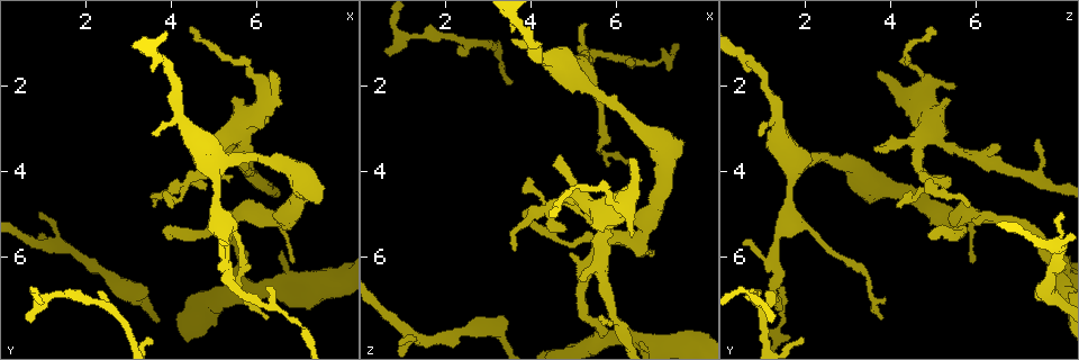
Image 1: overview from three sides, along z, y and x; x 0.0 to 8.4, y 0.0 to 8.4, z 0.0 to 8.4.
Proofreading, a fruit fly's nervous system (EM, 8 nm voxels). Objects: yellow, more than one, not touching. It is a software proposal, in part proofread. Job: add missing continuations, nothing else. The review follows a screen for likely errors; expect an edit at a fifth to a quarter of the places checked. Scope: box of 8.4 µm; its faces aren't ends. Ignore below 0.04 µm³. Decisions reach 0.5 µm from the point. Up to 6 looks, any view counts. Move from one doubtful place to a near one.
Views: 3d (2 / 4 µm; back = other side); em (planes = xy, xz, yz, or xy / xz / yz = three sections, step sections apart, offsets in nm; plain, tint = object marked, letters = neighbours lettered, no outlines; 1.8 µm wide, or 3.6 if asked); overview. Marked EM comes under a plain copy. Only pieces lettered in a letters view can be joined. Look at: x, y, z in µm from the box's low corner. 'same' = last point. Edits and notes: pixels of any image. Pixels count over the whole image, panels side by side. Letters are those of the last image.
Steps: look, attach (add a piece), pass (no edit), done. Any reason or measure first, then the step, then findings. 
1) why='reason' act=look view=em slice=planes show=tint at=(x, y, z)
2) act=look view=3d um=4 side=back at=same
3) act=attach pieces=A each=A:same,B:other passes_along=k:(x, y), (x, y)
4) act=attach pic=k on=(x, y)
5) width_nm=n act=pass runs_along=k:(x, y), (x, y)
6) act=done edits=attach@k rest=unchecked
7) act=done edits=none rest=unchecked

why='sharp bend' act=look view=em um=3.6 slice=xy step=4 show=tint at=(6.55, 5.20, 5.35)

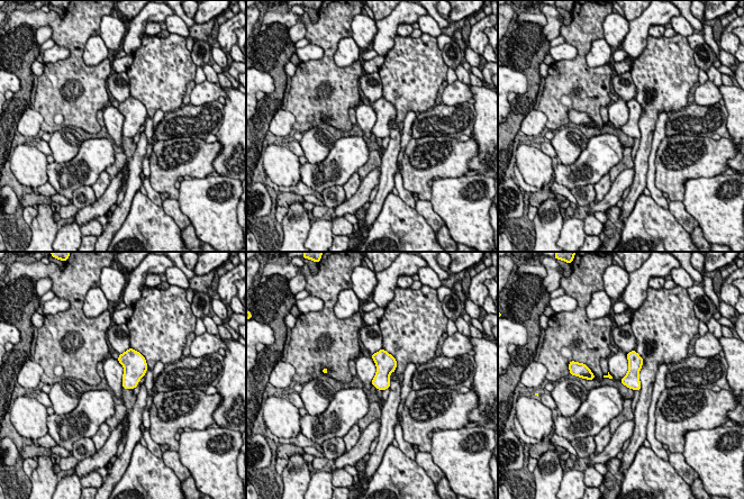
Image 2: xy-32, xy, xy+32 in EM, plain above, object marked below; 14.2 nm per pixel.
act=look view=em um=3.6 slice=planes show=letters at=same

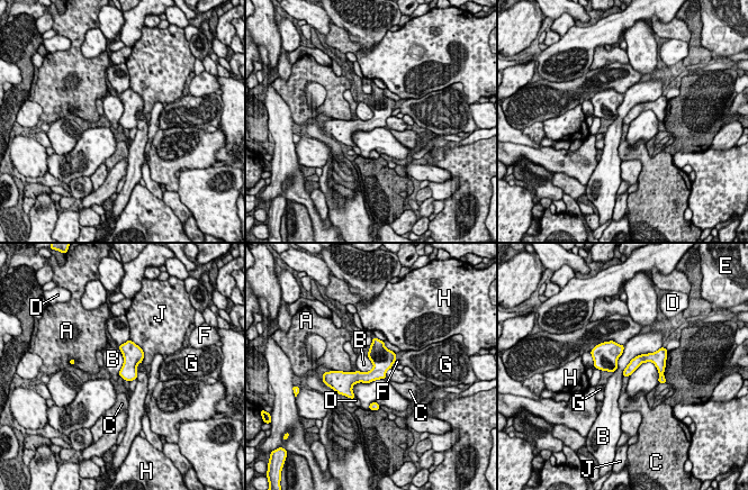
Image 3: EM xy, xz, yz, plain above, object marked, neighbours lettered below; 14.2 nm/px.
width_nm=140 act=pass each=A:other,B:other,C:other,D:other,E:other,F:other,G:other,H:other,J:other runs_along=3:(654, 359), (640, 359), (625, 373) found='none of them fits'

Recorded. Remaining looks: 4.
why='an open end' act=look view=em um=3.6 slice=xy step=8 show=tint at=(5.20, 3.40, 6.50)

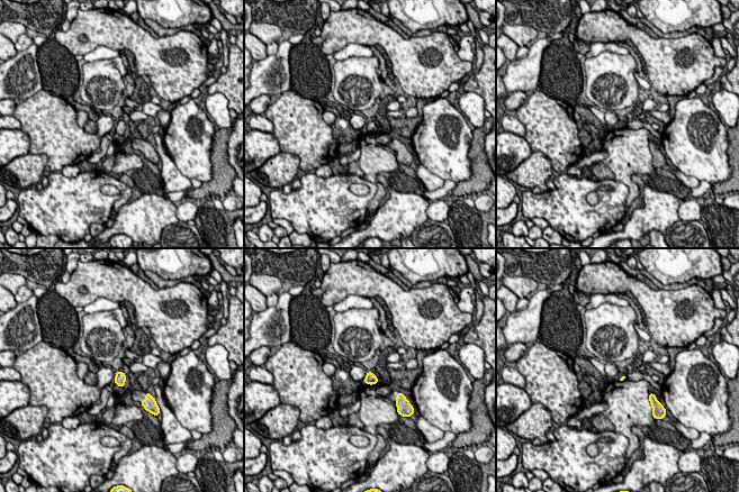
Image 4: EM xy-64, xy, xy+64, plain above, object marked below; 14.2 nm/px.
act=look view=em um=3.6 slice=planes show=letters at=same

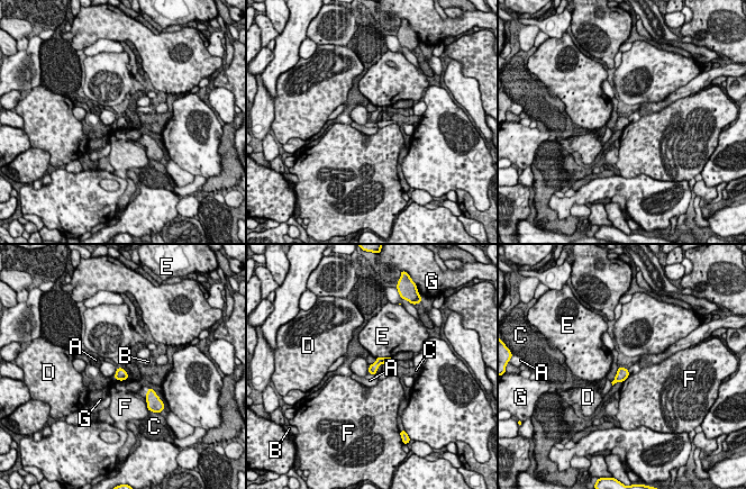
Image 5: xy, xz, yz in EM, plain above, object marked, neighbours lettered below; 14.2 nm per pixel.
width_nm=130 longest_contact=E:220nm act=pass each=A:other,B:other,C:other,D:other,E:other,F:other,G:other found='none of them fits'

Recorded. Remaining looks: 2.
why='thin end' act=look view=em um=3.6 slice=xy step=16 show=letters at=(0.60, 7.55, 1.20)

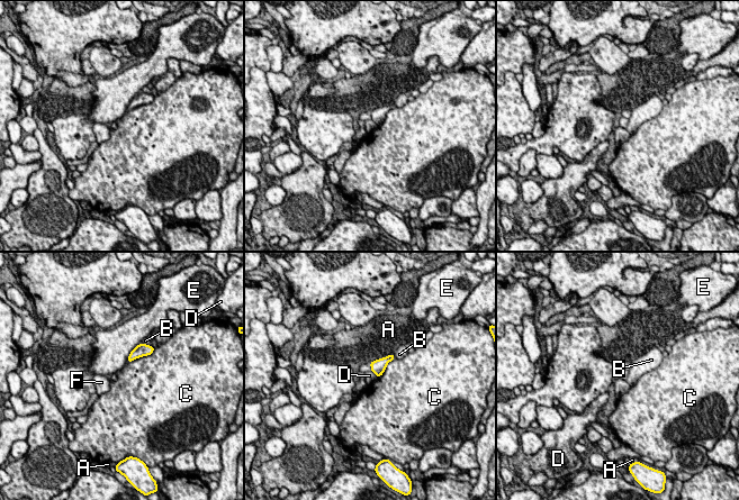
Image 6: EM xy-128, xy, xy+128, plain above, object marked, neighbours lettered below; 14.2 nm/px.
why='cut it another way' act=look view=em um=3.6 slice=planes show=letters at=same

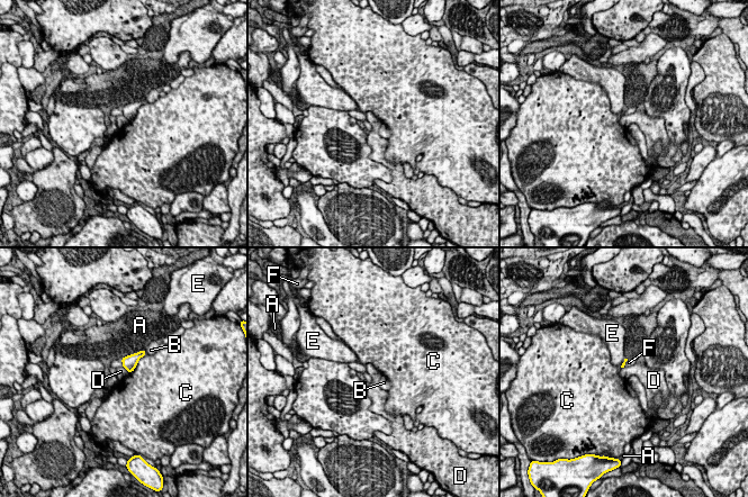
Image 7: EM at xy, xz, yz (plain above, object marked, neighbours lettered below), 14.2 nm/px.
act=pass each=A:other,B:other,C:other,D:other,E:other,F:other border=7:(123, 366), (129, 372) found='none of them fits'

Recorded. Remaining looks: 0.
act=done edits=none rest=unchecked

